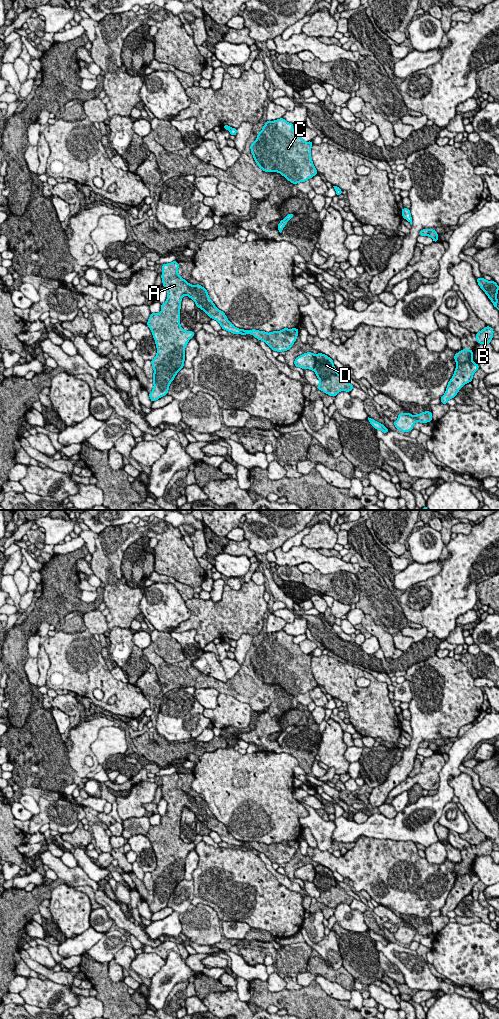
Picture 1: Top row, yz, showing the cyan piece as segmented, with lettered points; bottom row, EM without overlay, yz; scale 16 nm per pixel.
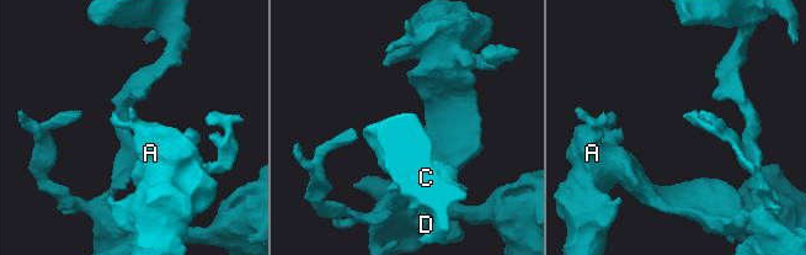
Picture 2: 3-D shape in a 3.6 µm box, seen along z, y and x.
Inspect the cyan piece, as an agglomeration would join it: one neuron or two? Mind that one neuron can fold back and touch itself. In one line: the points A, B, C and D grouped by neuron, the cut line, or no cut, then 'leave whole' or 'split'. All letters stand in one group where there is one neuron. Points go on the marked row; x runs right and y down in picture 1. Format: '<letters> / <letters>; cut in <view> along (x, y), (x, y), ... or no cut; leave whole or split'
A B C D; no cut; leave whole

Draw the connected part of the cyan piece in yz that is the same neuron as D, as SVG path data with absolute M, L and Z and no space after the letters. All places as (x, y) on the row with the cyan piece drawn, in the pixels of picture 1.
M303 353L295 359L294 365L313 370L320 381L316 388L329 396L335 397L340 391L350 392L354 387L337 372L333 360L325 354Z

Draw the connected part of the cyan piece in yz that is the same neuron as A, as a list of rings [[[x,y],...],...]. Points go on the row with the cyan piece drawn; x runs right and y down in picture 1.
[[[177,261],[162,264],[161,278],[163,287],[168,291],[167,300],[161,304],[161,312],[151,313],[147,321],[157,348],[157,354],[151,360],[154,369],[154,387],[149,397],[152,402],[167,395],[171,382],[184,367],[186,345],[195,336],[193,331],[185,331],[180,325],[181,301],[184,295],[191,298],[196,307],[205,311],[211,319],[215,319],[222,329],[233,334],[252,334],[258,340],[265,342],[273,351],[279,353],[287,351],[297,340],[299,332],[297,328],[284,328],[270,333],[236,328],[225,313],[215,306],[207,290],[200,284],[189,284],[178,274],[178,268]]]

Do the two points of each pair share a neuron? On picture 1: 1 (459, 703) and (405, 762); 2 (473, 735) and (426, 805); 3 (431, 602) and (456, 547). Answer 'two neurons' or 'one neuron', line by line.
1: one neuron
2: one neuron
3: one neuron

